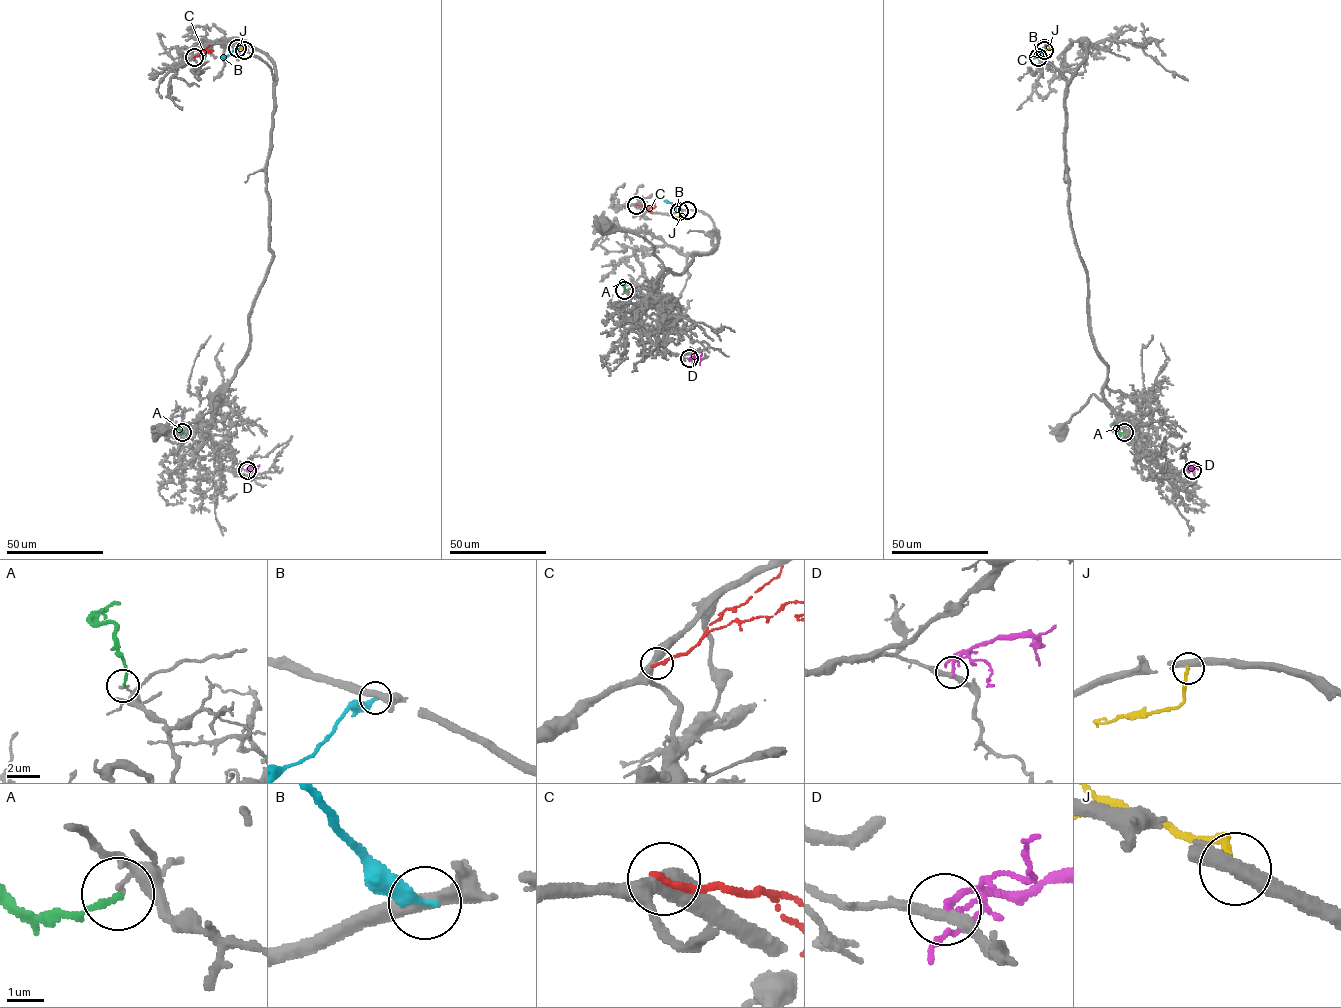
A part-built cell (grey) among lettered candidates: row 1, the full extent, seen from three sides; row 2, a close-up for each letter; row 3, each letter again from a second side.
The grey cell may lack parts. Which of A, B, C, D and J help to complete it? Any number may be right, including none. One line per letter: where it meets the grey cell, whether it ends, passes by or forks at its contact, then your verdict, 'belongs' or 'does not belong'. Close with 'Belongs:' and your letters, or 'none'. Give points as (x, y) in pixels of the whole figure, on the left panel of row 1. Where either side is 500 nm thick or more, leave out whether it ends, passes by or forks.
A: meets grey at (182, 432); it ends there; does not belong
B: meets grey at (237, 48); it ends there; does not belong
C: meets grey at (194, 57); it ends there; does not belong
D: meets grey at (247, 470); it ends there; does not belong
J: meets grey at (244, 50); it ends there; does not belong
Belongs: none

